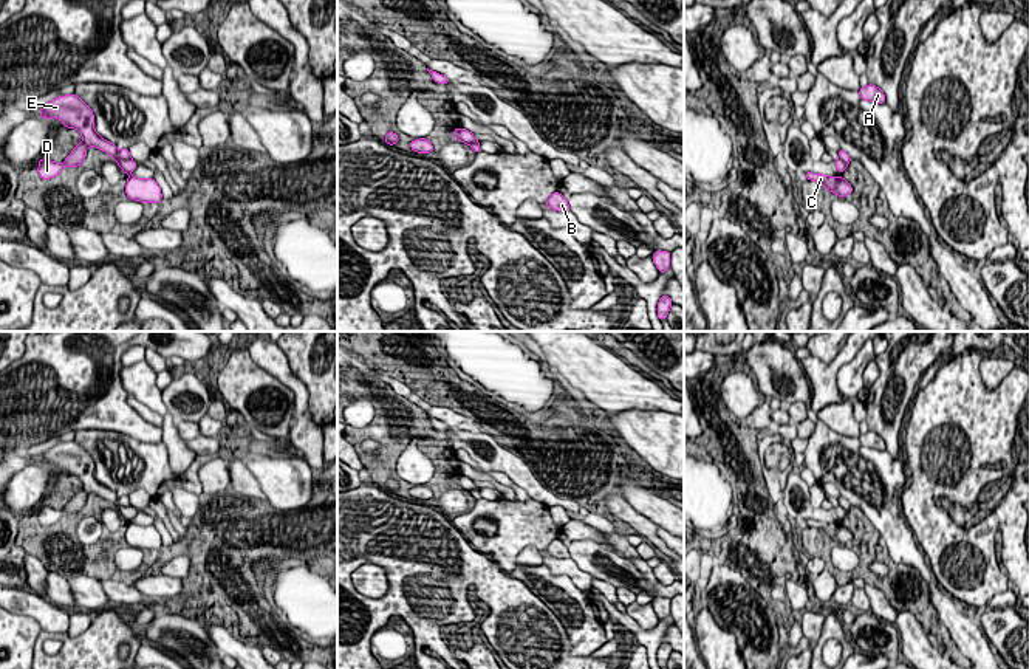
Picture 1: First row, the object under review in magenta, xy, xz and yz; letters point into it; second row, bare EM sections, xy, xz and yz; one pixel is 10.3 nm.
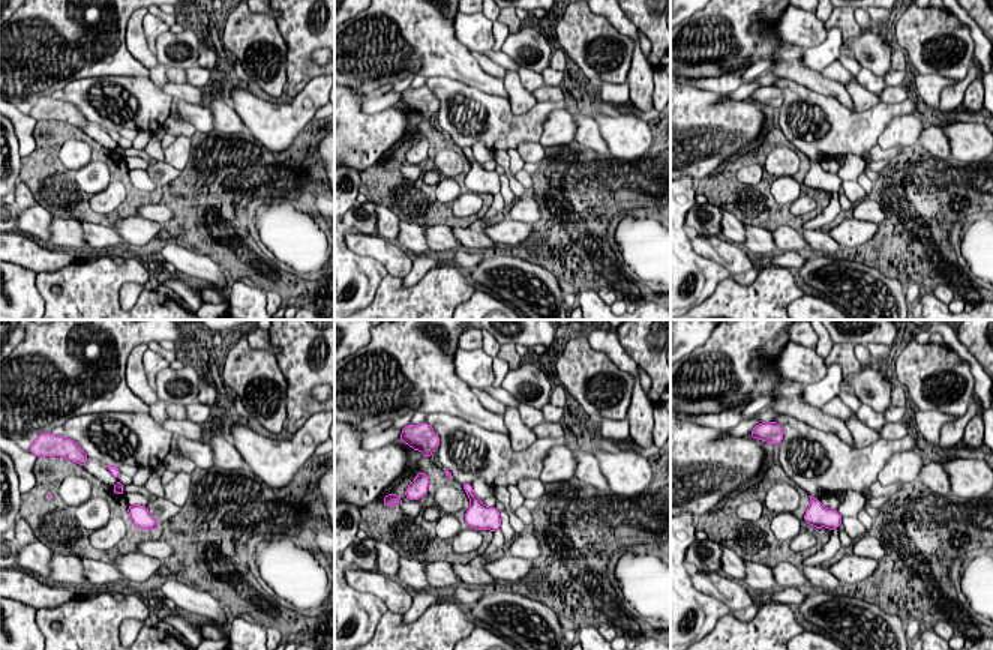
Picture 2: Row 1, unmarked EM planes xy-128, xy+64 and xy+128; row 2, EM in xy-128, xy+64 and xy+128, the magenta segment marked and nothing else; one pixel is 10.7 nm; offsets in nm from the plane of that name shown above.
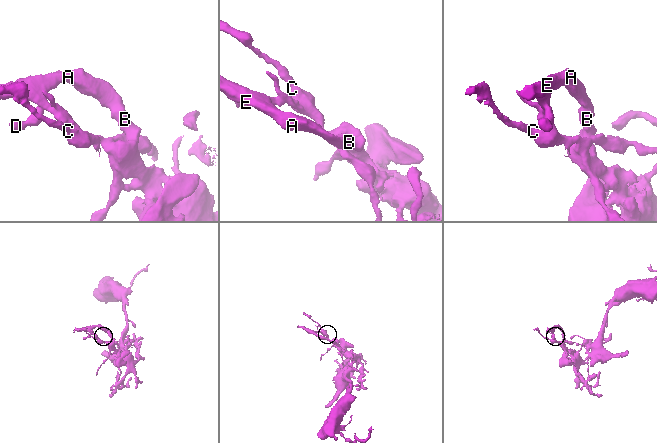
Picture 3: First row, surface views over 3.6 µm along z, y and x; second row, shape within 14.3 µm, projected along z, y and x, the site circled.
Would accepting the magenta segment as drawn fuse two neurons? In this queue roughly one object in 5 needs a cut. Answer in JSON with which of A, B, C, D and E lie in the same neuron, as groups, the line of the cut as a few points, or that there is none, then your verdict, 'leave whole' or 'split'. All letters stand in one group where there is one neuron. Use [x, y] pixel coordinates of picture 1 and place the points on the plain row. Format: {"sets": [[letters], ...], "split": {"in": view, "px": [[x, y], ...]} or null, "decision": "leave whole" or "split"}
{"sets": [["A", "B", "D", "E"], ["C"]], "split": {"in": "xy", "px": [[118, 499], [121, 504], [130, 505]]}, "decision": "split"}

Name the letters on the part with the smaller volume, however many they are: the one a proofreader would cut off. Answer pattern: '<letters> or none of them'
C

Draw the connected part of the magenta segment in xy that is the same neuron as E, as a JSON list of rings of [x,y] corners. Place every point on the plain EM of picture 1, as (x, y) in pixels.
[[[74,440],[54,444],[42,454],[42,458],[37,463],[45,466],[57,465],[65,474],[79,477],[84,486],[71,497],[62,511],[46,505],[39,506],[37,519],[42,527],[57,523],[63,514],[79,514],[84,509],[90,492],[108,500],[125,522],[132,520],[138,514],[138,509],[132,505],[124,506],[119,503],[116,491],[99,483],[94,477],[93,457]]]

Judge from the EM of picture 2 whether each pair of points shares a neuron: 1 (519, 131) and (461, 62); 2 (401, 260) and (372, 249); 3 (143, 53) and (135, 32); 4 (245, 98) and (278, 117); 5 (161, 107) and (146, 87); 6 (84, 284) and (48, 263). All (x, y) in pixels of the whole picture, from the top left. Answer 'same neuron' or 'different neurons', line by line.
1: different neurons
2: same neuron
3: same neuron
4: same neuron
5: same neuron
6: different neurons

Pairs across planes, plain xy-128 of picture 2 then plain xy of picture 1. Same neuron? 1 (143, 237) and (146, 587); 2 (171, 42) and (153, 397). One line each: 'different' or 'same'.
1: same
2: different

